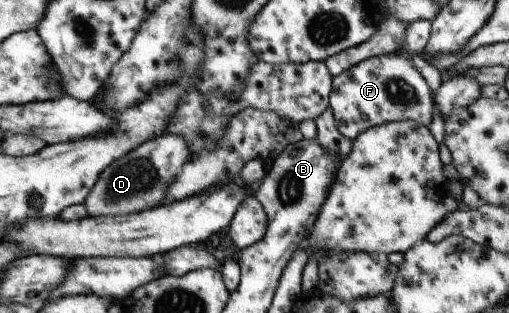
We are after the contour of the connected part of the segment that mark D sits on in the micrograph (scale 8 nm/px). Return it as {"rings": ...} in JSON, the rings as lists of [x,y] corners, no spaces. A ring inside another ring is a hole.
{"rings":[[[163,133],[149,142],[140,144],[134,151],[113,161],[101,172],[88,196],[84,198],[86,216],[95,218],[124,215],[157,206],[163,198],[161,194],[168,182],[181,170],[182,164],[189,156],[189,147],[179,133]]]}

